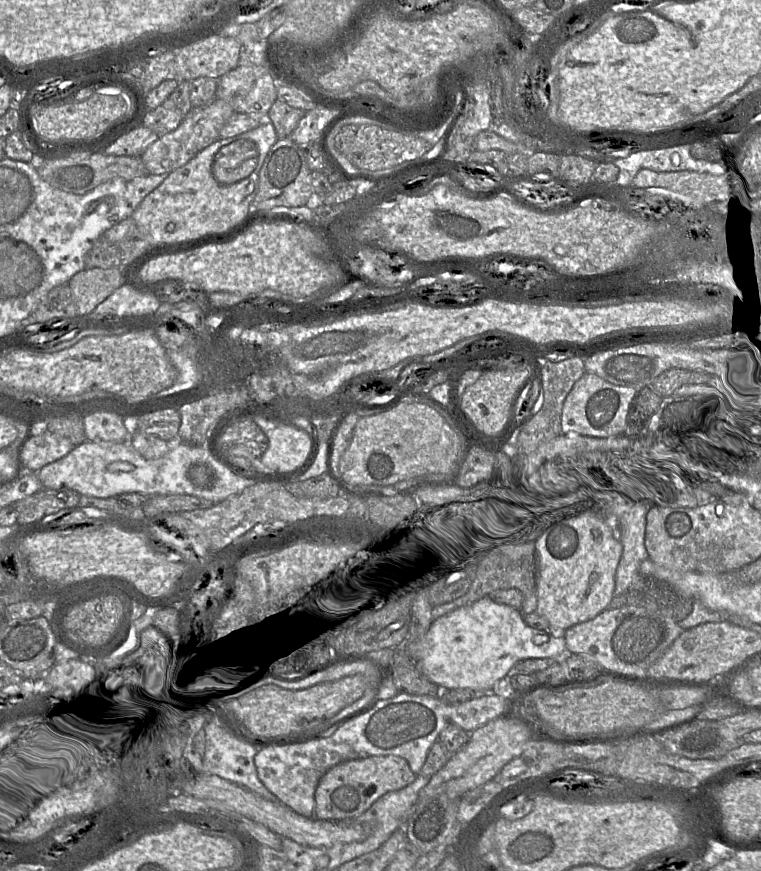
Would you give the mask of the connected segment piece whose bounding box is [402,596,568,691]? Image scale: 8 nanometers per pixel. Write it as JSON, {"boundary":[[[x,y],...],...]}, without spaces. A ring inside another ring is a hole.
{"boundary":[[[490,596],[439,617],[420,641],[409,642],[409,645],[402,647],[430,682],[442,689],[468,688],[474,691],[493,691],[494,684],[520,661],[529,658],[565,658],[568,653],[563,637],[555,638],[549,632],[531,628],[526,624],[520,609],[496,603]]]}

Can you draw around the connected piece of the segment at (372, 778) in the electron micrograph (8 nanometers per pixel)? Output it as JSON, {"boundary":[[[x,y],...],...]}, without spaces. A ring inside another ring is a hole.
{"boundary":[[[370,756],[339,763],[330,768],[319,780],[314,794],[315,807],[312,817],[308,818],[356,819],[381,796],[410,785],[416,776],[407,761],[398,756]]]}

